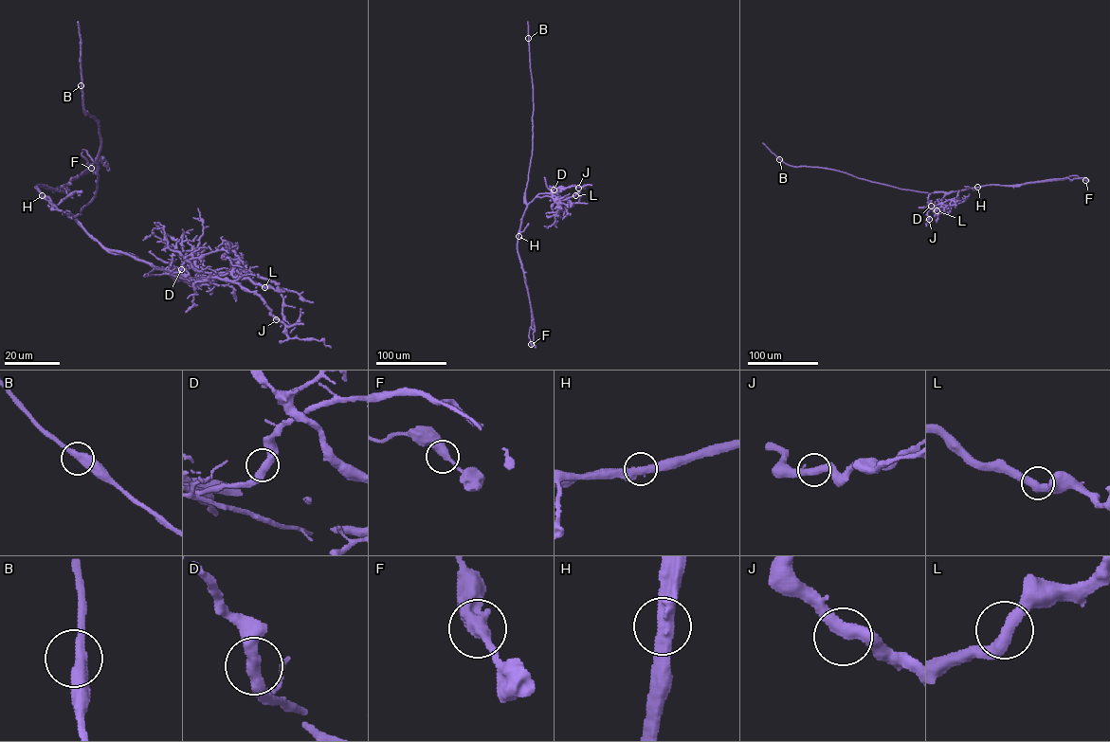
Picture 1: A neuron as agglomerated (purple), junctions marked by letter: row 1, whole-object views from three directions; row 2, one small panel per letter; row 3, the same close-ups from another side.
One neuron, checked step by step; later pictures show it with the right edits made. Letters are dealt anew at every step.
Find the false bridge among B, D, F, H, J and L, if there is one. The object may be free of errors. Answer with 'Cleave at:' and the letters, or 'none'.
Cleave at: H

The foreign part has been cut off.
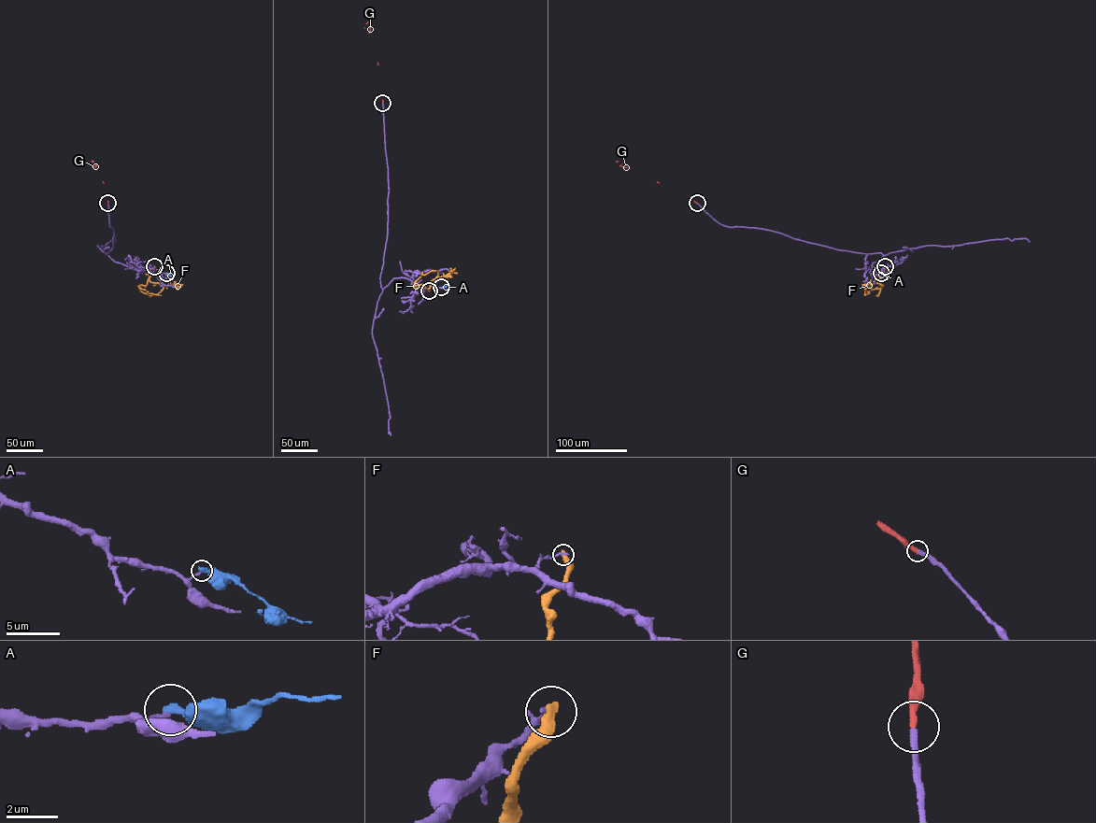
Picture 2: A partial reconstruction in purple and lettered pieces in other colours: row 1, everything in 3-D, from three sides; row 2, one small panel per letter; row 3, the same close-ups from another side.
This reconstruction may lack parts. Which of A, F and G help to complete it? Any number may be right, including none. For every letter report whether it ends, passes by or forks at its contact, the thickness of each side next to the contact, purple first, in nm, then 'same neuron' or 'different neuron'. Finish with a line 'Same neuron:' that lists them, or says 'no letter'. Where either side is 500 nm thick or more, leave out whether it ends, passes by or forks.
A: it ends; calibres 160 and 360 nm; different neuron
F: it ends; calibres 190 and 460 nm; different neuron
G: it ends; calibres 280 and 280 nm; same neuron
Same neuron: G

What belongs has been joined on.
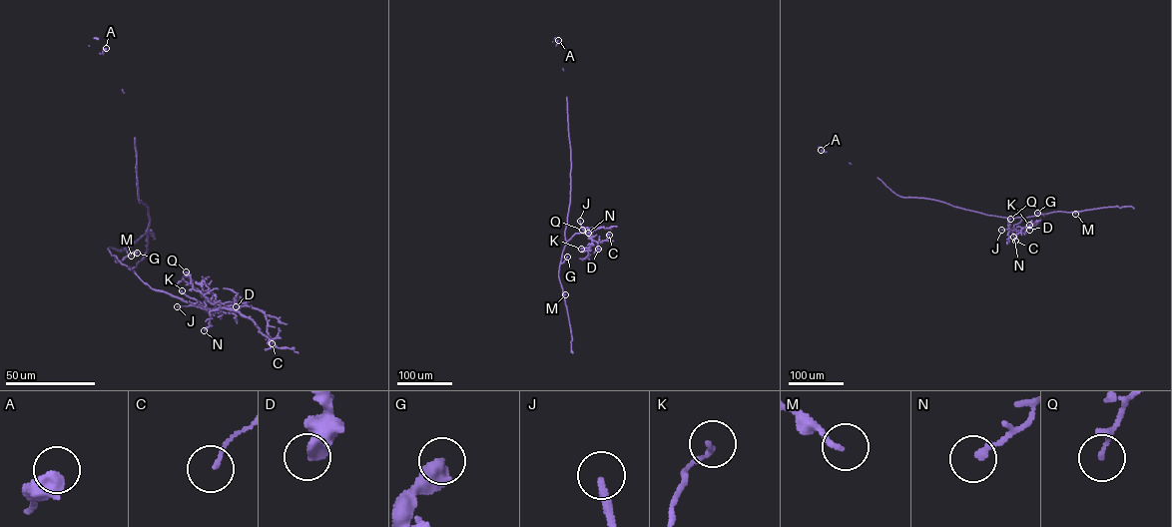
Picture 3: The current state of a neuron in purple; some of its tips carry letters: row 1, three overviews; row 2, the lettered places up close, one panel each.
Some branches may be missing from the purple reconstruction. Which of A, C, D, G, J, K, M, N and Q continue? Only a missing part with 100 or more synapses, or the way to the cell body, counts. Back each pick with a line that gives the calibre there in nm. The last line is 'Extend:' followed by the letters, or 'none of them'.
J: Thickness 260 nm
Extend: J

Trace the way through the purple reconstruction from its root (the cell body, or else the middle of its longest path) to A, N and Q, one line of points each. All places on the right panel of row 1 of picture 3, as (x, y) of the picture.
A: (974, 212), (934, 200), (900, 197), (878, 178), (821, 150)
N: (974, 212), (1020, 218), (1022, 220), (1013, 225), (1015, 230), (1011, 231), (1013, 237)
Q: (974, 212), (1020, 218), (1022, 220), (1013, 225), (1015, 231), (1008, 226), (1010, 219)

